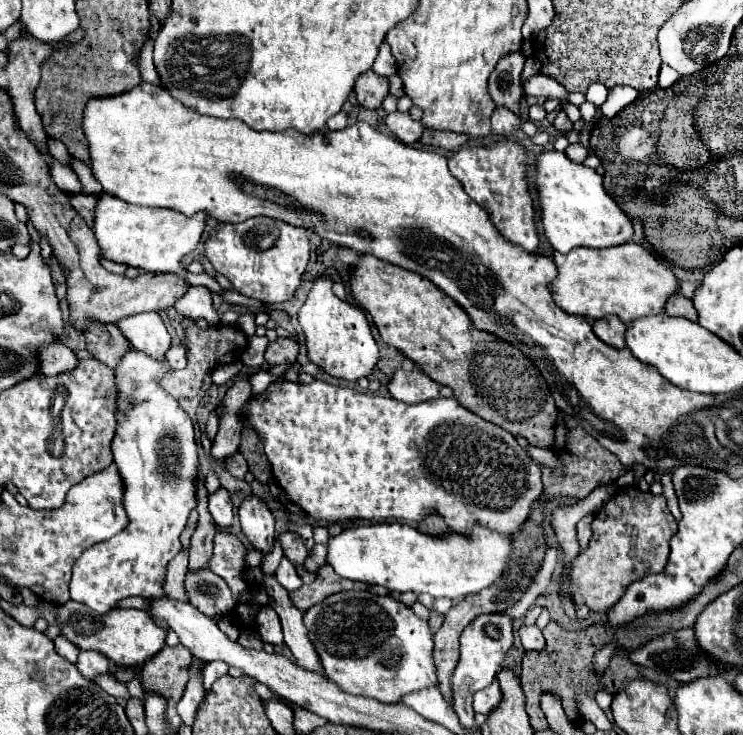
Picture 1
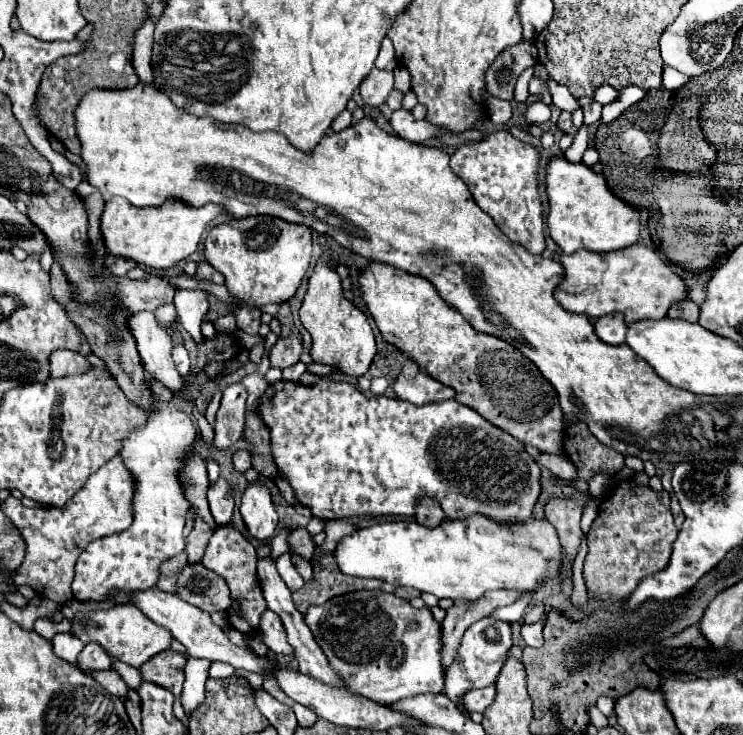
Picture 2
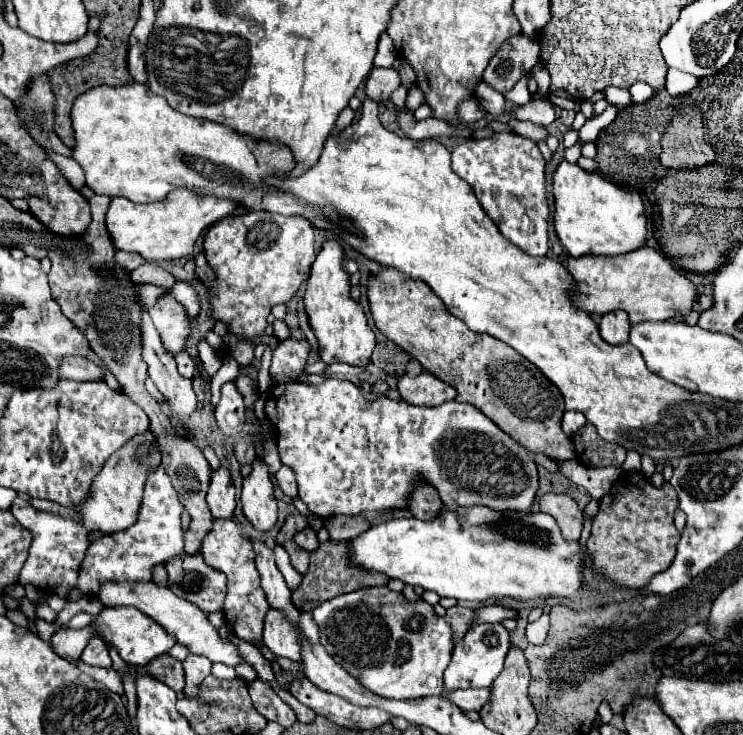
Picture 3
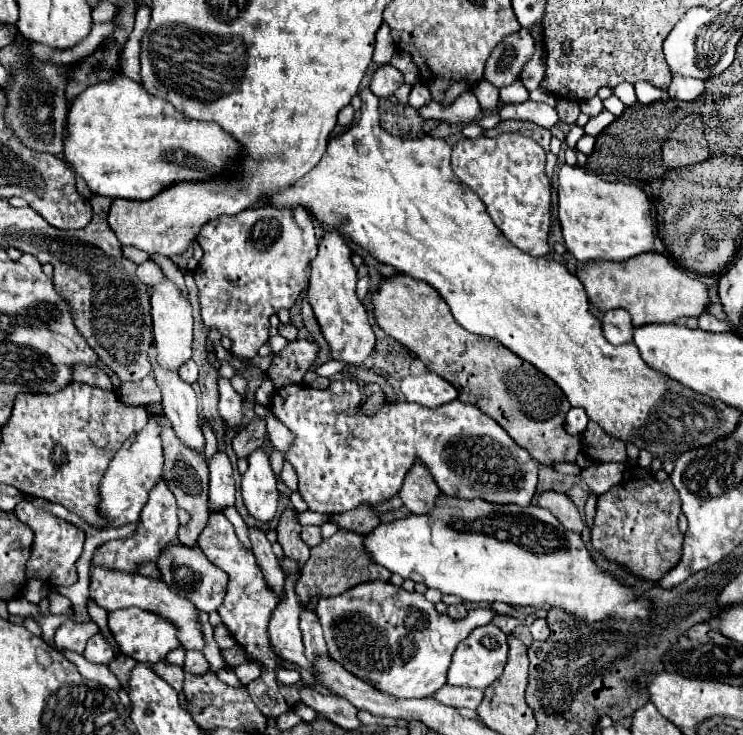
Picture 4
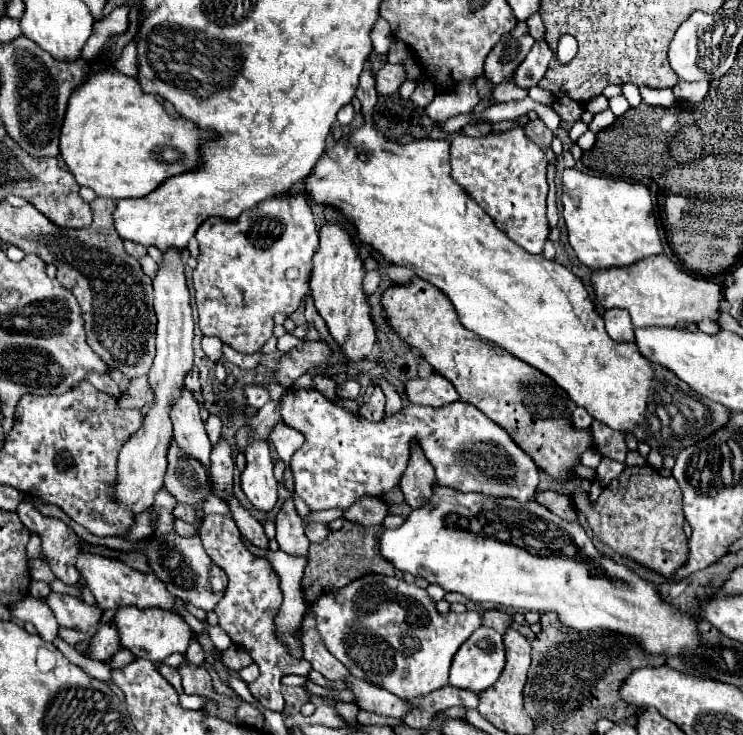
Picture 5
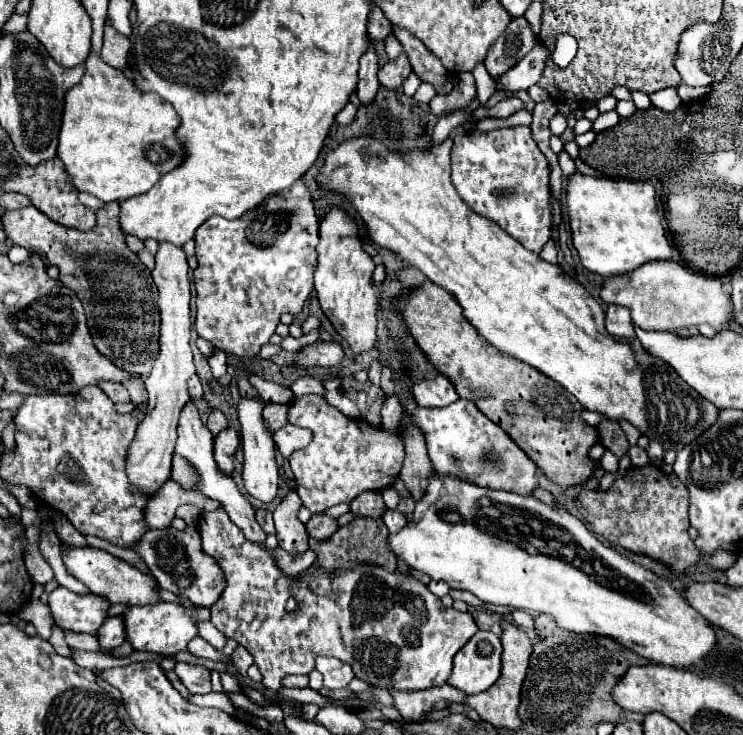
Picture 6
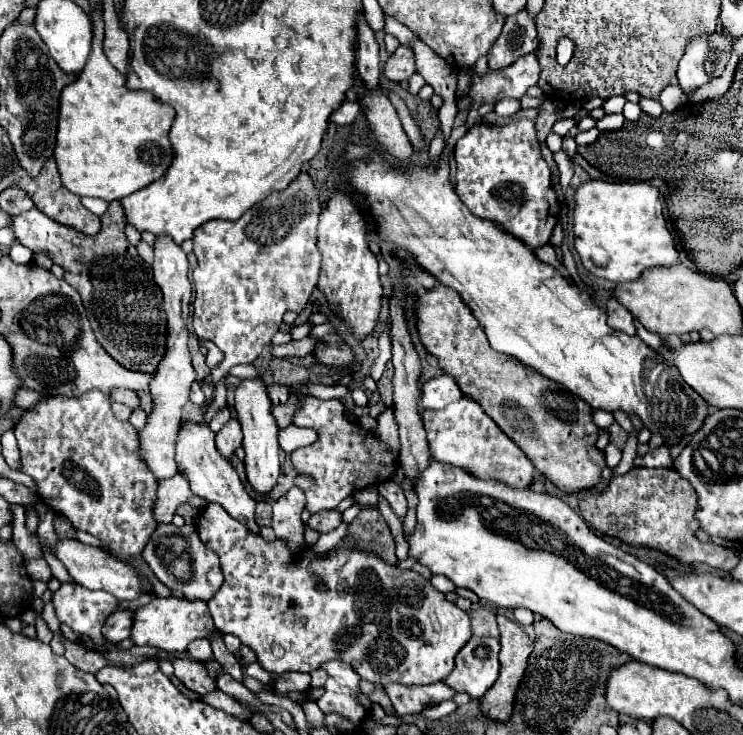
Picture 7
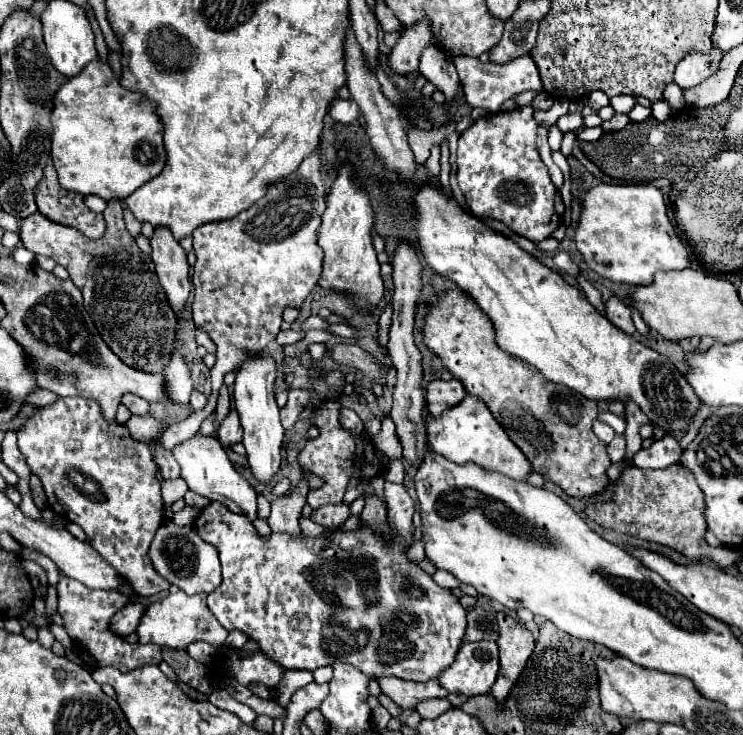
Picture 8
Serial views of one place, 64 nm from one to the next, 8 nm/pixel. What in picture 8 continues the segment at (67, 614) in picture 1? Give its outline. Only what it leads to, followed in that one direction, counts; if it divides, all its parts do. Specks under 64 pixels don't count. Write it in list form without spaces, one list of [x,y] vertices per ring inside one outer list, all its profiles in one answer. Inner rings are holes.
[[[178,590],[176,594],[168,594],[166,598],[150,604],[146,608],[146,614],[140,620],[140,626],[136,628],[140,642],[142,644],[152,642],[152,644],[170,646],[170,648],[186,648],[192,642],[204,640],[212,646],[222,646],[228,632],[222,624],[218,624],[216,616],[212,616],[212,612],[204,604],[204,600],[206,600],[206,594],[188,596],[186,592]]]

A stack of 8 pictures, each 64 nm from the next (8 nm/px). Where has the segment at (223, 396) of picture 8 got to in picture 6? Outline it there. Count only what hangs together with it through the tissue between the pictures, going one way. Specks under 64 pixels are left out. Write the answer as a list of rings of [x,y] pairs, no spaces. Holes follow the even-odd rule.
[[[212,410],[206,426],[208,426],[208,430],[216,436],[220,430],[224,430],[224,428],[228,426],[228,420],[226,420],[226,416],[222,414],[222,410]]]

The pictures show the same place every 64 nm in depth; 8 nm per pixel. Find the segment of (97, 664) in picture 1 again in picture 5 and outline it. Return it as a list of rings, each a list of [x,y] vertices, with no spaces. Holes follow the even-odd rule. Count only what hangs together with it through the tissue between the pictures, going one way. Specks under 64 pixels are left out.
[[[100,624],[98,632],[92,636],[92,644],[88,656],[94,660],[110,660],[114,652],[120,648],[120,638],[116,632],[116,624]]]

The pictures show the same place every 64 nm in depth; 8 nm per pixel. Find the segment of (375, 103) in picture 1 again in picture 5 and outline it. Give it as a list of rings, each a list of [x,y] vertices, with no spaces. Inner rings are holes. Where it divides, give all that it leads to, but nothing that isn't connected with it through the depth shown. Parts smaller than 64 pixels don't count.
[[[384,64],[378,72],[376,72],[376,90],[378,94],[394,94],[400,84],[406,80],[406,72],[402,64]]]

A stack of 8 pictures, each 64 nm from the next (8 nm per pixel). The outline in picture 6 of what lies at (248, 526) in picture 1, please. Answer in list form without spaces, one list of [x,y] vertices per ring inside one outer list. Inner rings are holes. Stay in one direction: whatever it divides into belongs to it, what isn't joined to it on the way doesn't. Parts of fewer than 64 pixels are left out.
[[[242,398],[238,402],[238,420],[240,420],[240,436],[244,450],[244,486],[246,490],[258,498],[260,502],[270,502],[278,490],[278,462],[276,462],[276,444],[272,438],[272,430],[266,426],[262,416],[266,402],[262,398]]]

